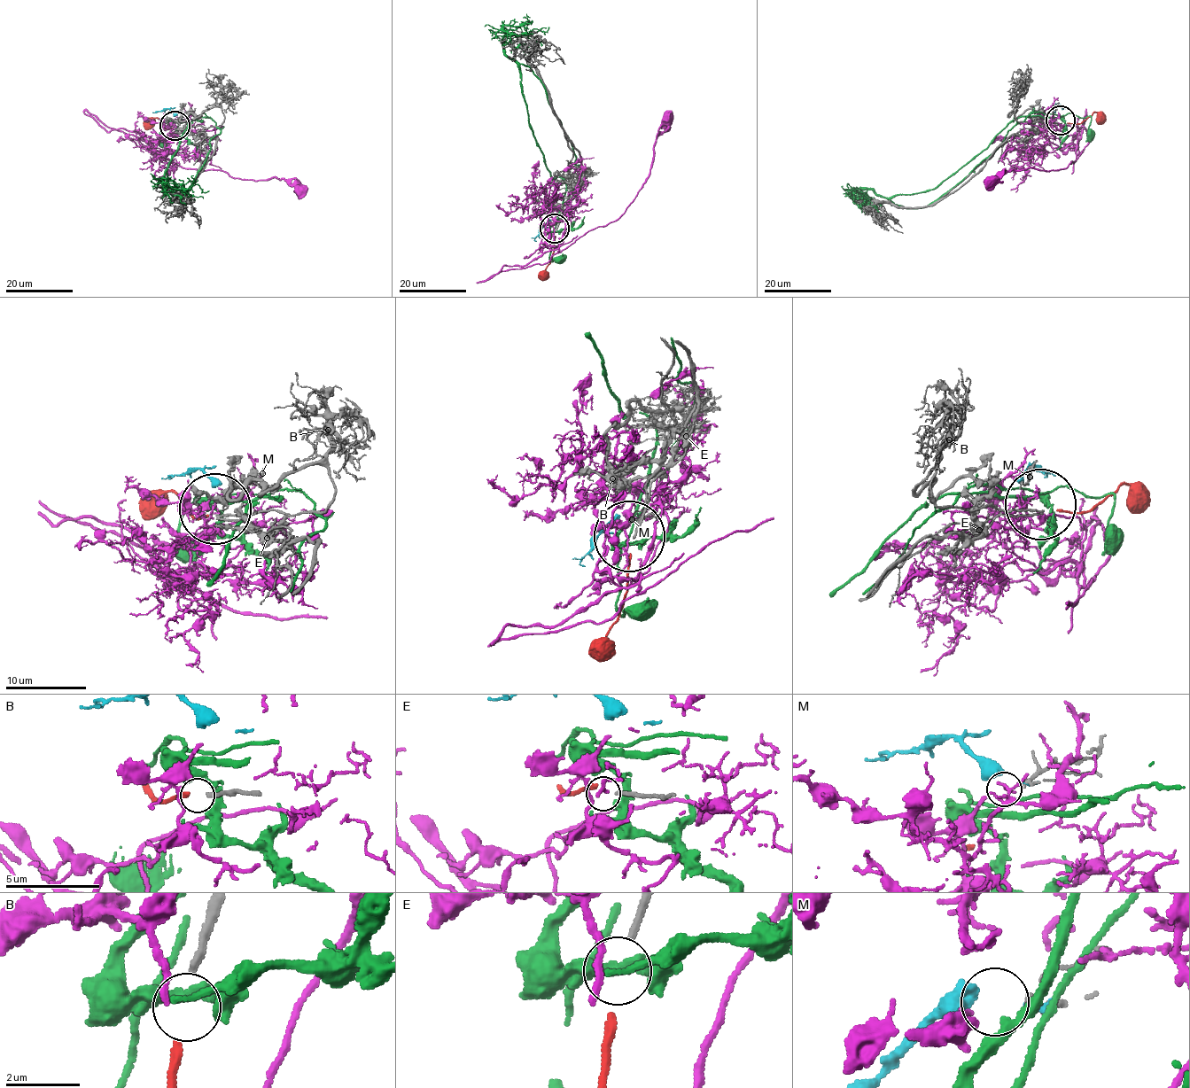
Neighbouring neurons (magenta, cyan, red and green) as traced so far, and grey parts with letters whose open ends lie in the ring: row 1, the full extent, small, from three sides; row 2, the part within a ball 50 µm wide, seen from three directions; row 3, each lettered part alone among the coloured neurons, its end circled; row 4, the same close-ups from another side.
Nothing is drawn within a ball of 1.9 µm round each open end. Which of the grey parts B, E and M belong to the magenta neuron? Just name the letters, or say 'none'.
M

